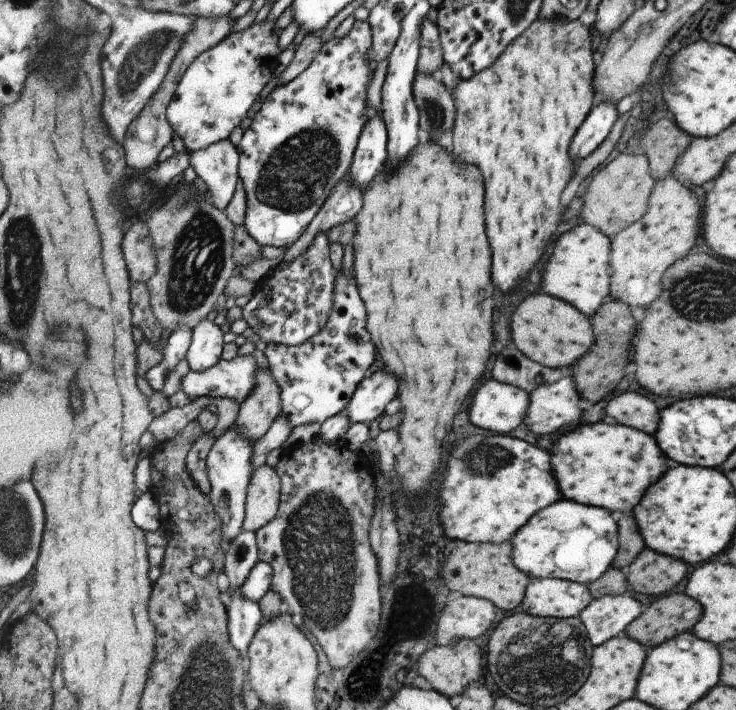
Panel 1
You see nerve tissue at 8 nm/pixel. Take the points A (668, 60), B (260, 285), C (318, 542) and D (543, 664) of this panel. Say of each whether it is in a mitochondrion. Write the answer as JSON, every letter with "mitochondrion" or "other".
{"A":"other","B":"other","C":"mitochondrion","D":"mitochondrion"}

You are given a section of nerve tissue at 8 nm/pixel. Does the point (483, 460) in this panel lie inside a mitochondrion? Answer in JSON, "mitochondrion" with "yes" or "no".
{"mitochondrion":"yes"}

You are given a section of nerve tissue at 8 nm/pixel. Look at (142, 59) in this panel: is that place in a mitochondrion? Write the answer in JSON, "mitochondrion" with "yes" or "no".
{"mitochondrion":"yes"}

